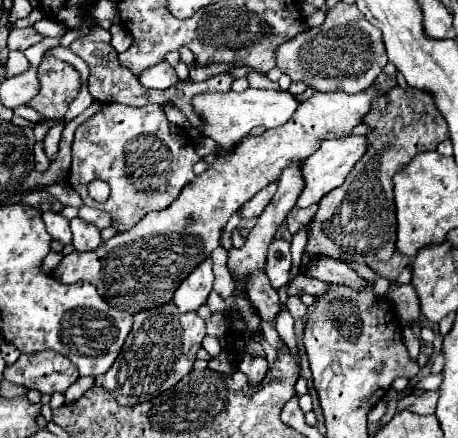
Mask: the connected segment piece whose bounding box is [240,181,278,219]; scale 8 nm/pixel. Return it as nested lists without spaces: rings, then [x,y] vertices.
[[[278,181],[276,183],[270,183],[268,187],[264,187],[262,191],[258,191],[248,203],[244,203],[244,207],[242,207],[242,219],[252,219],[252,217],[258,217],[262,211],[264,211],[264,207],[270,203],[270,199],[272,199],[272,195],[276,193],[276,187],[278,187]]]

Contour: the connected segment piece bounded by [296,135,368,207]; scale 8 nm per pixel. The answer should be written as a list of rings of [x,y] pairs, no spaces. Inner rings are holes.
[[[348,135],[348,137],[324,141],[320,145],[320,149],[314,155],[310,155],[302,165],[302,175],[304,175],[306,187],[300,193],[296,207],[308,207],[312,203],[318,203],[326,193],[340,187],[340,183],[344,183],[344,179],[348,177],[348,173],[352,171],[356,161],[360,161],[364,151],[368,151],[368,139],[364,135]]]

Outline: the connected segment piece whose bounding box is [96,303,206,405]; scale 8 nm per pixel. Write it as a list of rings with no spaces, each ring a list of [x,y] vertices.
[[[174,303],[154,307],[152,311],[140,311],[134,315],[134,327],[128,333],[116,363],[110,371],[96,377],[96,385],[110,391],[120,405],[138,405],[154,399],[192,371],[204,335],[206,327],[196,311],[180,313]]]

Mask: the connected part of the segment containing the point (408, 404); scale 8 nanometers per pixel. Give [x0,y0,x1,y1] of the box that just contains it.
[398,391,436,415]

